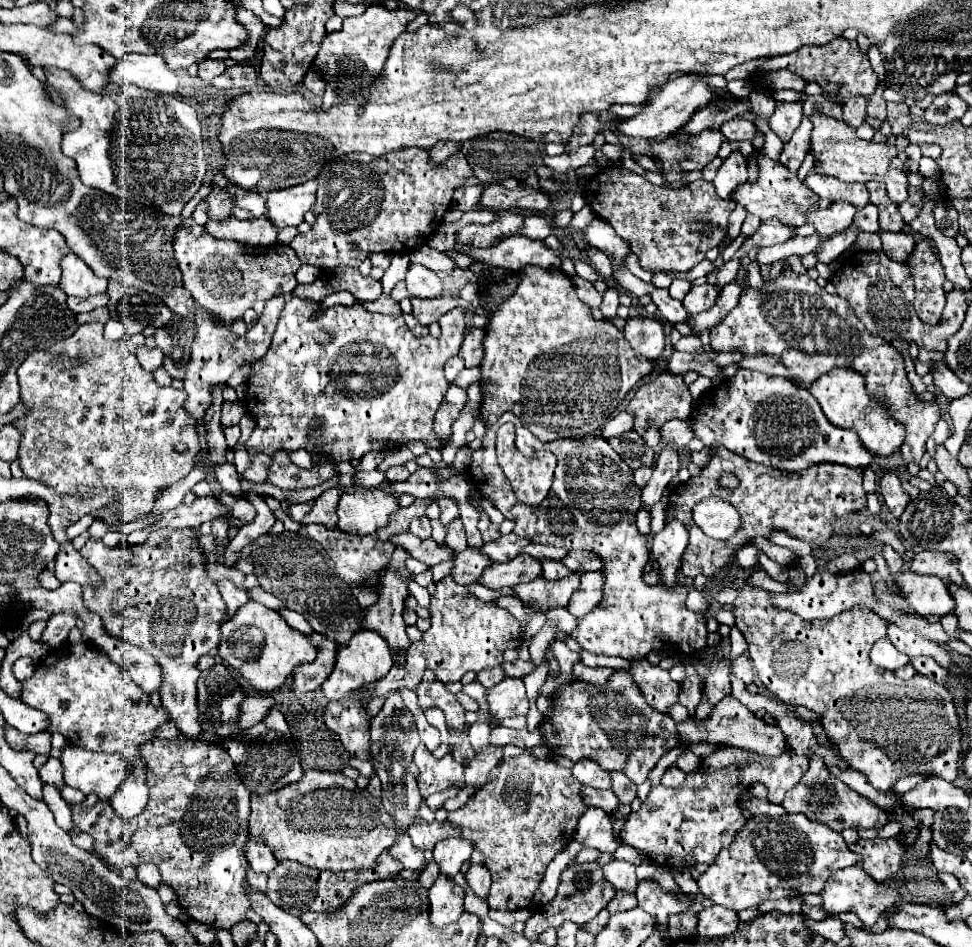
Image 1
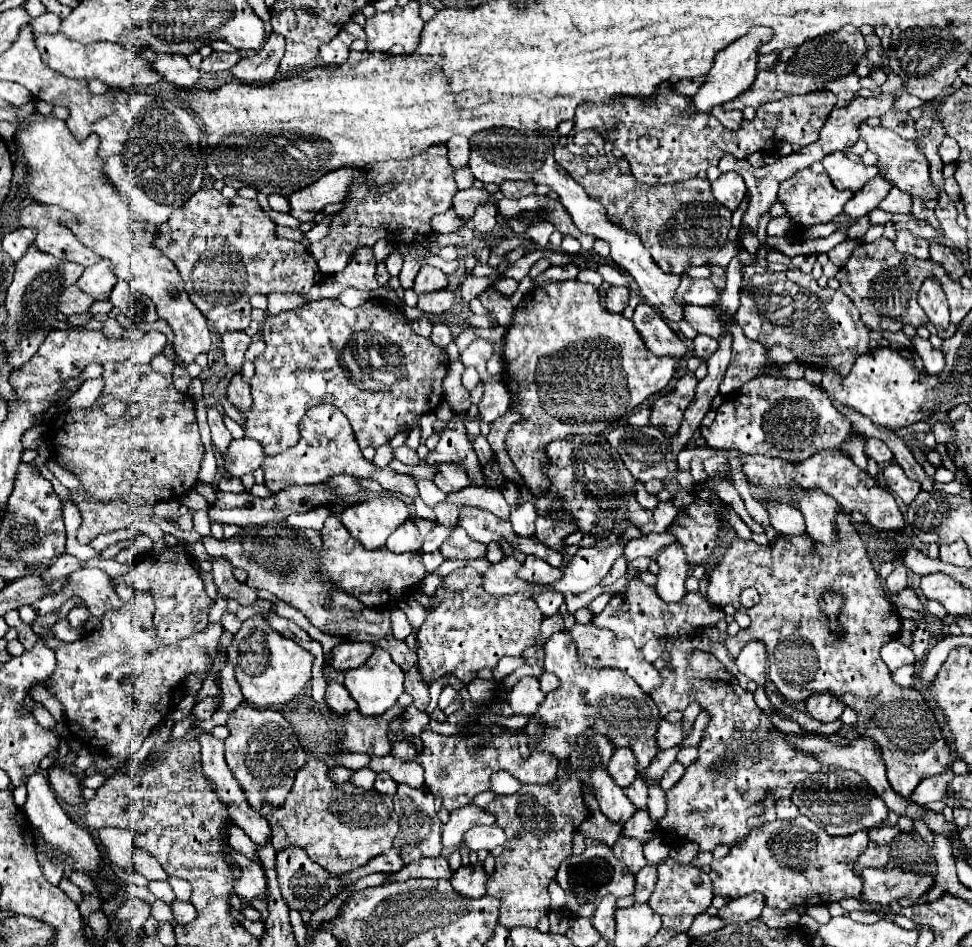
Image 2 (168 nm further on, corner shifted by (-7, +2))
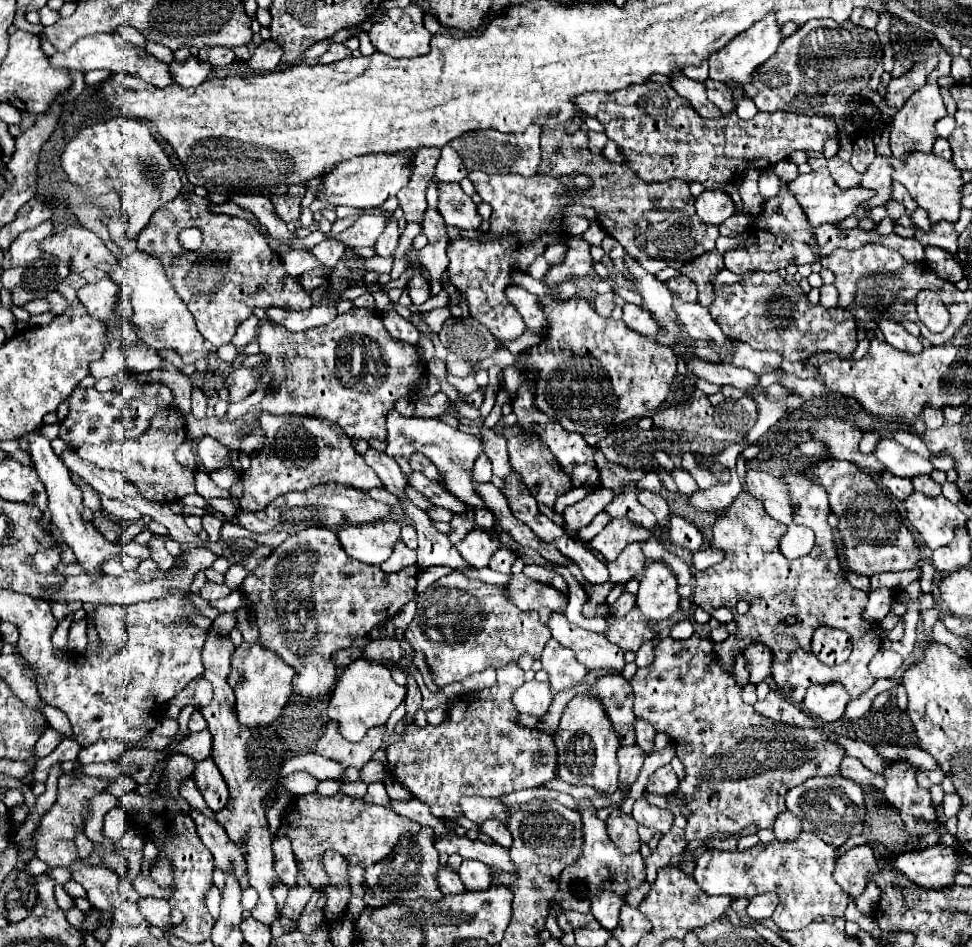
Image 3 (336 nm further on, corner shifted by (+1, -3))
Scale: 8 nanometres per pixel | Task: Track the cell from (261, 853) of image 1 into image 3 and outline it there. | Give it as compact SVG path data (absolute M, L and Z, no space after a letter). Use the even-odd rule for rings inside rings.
M208 757L208 763L196 763L194 769L194 781L200 789L206 805L212 811L222 811L228 803L228 787L224 783L224 777L220 775L218 767L214 765L214 759Z

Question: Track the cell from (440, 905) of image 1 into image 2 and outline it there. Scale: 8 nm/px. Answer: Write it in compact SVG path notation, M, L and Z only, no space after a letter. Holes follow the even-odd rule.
M482 862L458 868L450 880L454 890L458 890L462 896L472 896L472 898L482 898L486 894L486 882L488 874Z

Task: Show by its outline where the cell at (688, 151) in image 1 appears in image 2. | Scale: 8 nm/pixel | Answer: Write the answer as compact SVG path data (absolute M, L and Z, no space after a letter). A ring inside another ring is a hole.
M660 86L650 98L616 98L616 102L596 104L584 102L576 108L576 132L598 130L604 140L610 140L628 160L630 172L644 184L676 184L696 176L700 170L718 166L720 158L730 152L736 158L748 158L752 152L772 152L780 142L808 146L820 138L820 130L828 120L828 114L836 108L836 96L832 92L788 96L776 102L762 104L756 110L752 122L744 120L740 130L724 130L720 122L704 114L688 114L690 96Z

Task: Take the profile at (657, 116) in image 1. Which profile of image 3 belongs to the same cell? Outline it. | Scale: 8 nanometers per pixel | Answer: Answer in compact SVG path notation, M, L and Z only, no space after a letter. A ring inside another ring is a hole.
M766 15L760 23L754 23L748 31L740 33L736 39L732 39L732 43L728 43L728 47L724 47L724 51L718 51L716 55L712 55L712 59L708 59L710 79L722 81L726 85L744 87L746 83L750 83L752 73L776 53L780 41L782 41L782 37L780 37L780 27L776 23L776 17Z

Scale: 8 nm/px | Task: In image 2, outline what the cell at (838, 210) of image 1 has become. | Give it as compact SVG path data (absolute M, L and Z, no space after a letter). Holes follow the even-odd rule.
M876 176L872 178L872 182L868 182L868 186L864 186L862 190L858 190L852 200L844 206L844 212L848 214L850 220L856 220L864 214L868 214L870 210L878 208L878 204L886 198L888 190L892 190L892 182L888 182L884 176Z

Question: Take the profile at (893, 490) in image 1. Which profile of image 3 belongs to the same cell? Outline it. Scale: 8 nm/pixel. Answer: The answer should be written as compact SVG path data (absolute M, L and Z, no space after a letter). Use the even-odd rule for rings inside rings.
M888 471L882 473L882 483L890 489L890 493L898 499L898 501L906 501L906 497L914 491L912 487L912 481L910 479L904 479L904 477L896 477Z

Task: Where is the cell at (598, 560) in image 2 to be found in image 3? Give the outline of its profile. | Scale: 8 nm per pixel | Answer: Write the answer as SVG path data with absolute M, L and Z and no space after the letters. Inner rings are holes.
M626 517L612 519L592 541L588 541L586 549L600 553L604 557L604 563L612 563L626 545L646 541L650 537L652 537L652 531L634 529L634 523Z

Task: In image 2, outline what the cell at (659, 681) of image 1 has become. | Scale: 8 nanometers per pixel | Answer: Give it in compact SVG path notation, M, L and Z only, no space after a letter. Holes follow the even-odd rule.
M574 624L568 632L570 632L572 638L576 640L578 652L580 652L580 660L582 660L586 666L590 666L590 668L606 668L606 666L608 666L608 668L618 668L618 670L626 672L630 678L634 678L636 684L638 684L646 694L650 694L654 688L658 688L658 686L662 684L662 678L660 678L658 670L656 670L650 662L644 660L642 652L640 652L636 646L632 646L632 642L628 642L628 638L622 638L622 640L620 640L620 638L616 638L610 630L600 630L600 628L596 628L596 626L592 626L592 624Z

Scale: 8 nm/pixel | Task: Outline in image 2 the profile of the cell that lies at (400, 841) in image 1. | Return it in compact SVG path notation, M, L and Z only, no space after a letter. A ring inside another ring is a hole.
M438 856L438 858L422 858L420 862L412 862L410 866L398 870L389 876L389 882L402 882L408 878L444 878L450 880L454 870L450 870L448 860Z

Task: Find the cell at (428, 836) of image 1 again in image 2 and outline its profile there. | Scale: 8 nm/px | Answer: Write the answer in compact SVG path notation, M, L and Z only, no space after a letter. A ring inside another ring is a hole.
M472 804L460 810L454 810L450 814L450 822L444 824L442 828L442 844L446 848L458 848L458 836L464 836L466 830L478 824L496 824L496 820L484 808L478 808Z

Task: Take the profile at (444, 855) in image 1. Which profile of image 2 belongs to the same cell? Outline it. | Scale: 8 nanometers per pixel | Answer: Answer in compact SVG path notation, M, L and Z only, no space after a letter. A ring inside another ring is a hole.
M476 826L464 834L464 842L472 852L478 850L494 850L496 846L504 846L506 834L498 826Z

